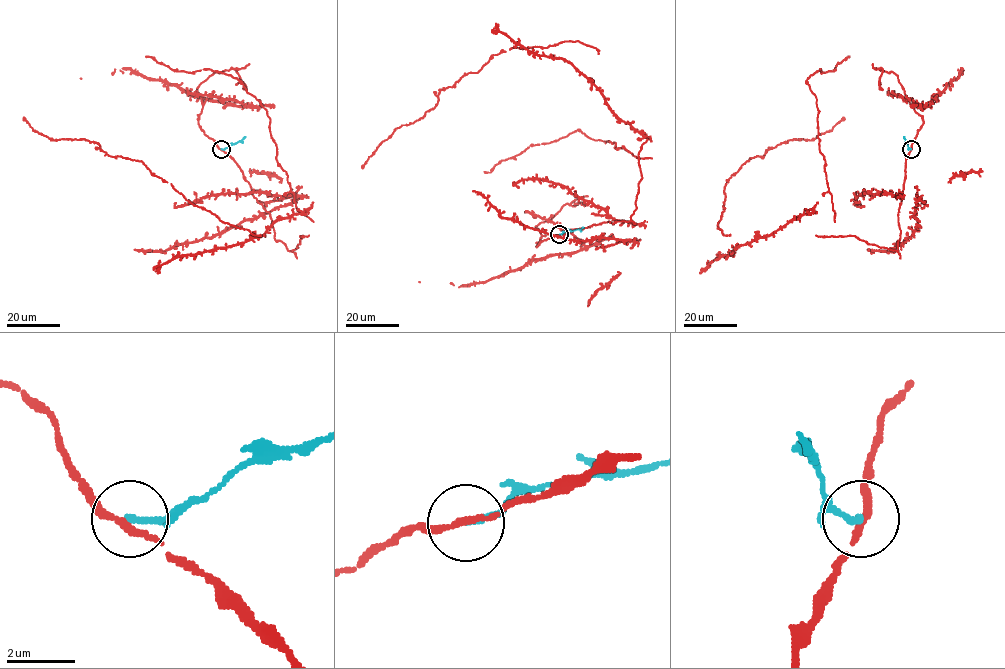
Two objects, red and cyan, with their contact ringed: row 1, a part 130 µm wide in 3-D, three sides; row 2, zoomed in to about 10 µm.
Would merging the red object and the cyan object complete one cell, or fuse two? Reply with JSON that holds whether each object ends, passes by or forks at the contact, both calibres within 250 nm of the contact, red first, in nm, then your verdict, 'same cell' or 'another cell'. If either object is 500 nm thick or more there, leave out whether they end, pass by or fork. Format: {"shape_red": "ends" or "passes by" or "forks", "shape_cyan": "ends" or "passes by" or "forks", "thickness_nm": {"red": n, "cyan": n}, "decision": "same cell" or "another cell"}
{"shape_red": "passes by", "shape_cyan": "ends", "thickness_nm": {"red": 200, "cyan": 190}, "decision": "another cell"}

